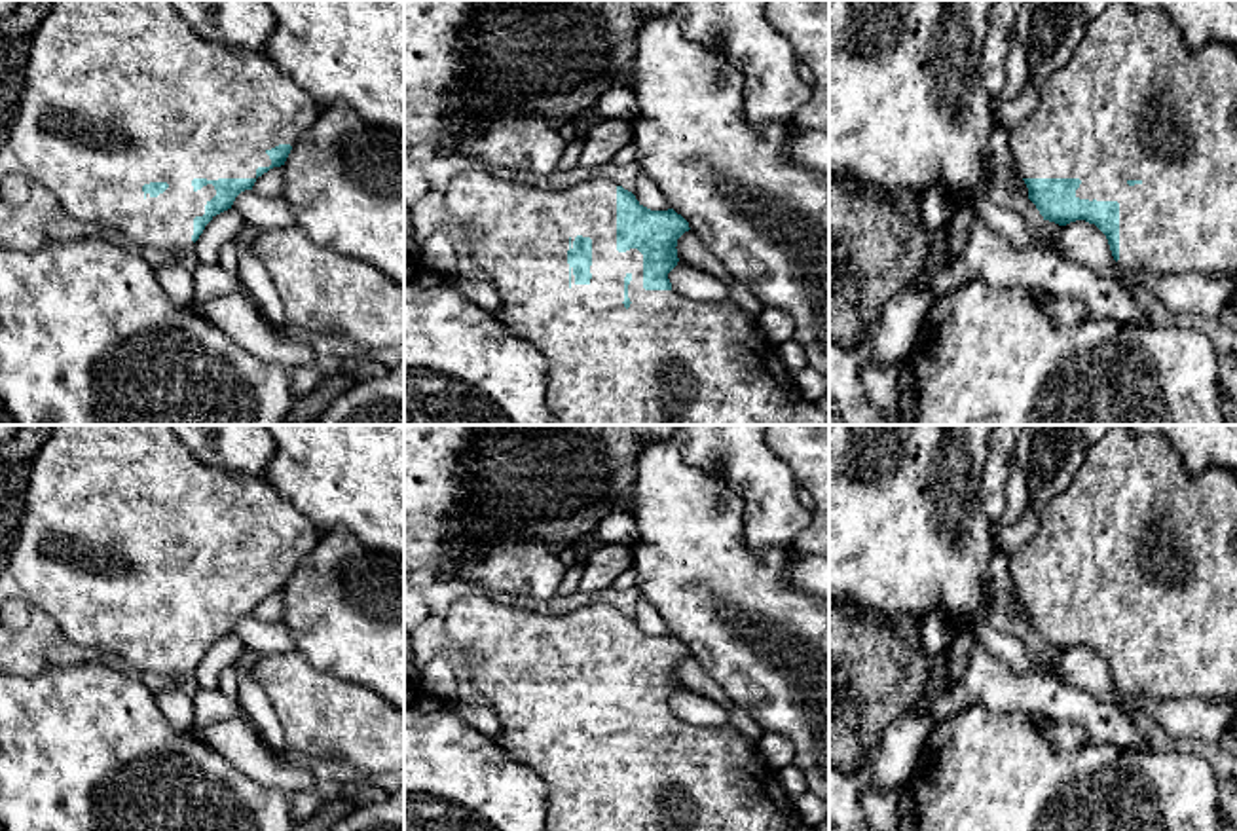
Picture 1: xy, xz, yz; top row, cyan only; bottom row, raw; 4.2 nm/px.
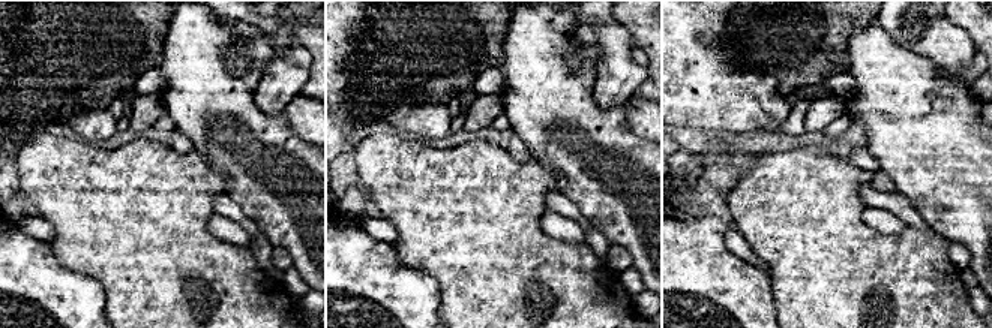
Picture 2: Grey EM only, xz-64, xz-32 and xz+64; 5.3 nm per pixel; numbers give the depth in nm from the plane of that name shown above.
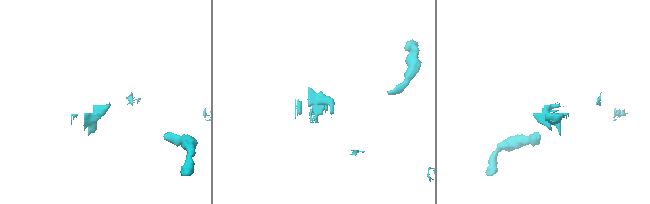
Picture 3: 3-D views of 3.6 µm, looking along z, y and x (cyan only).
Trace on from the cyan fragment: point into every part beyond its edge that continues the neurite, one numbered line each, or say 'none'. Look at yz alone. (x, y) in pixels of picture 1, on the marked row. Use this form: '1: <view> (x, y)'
1: yz (1135, 103)

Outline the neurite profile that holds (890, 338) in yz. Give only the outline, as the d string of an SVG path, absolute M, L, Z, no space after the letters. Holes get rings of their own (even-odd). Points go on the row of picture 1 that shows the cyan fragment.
M920 283L888 300L865 328L865 345L859 351L861 364L877 362L897 368L907 364L933 300L932 288L924 288Z

